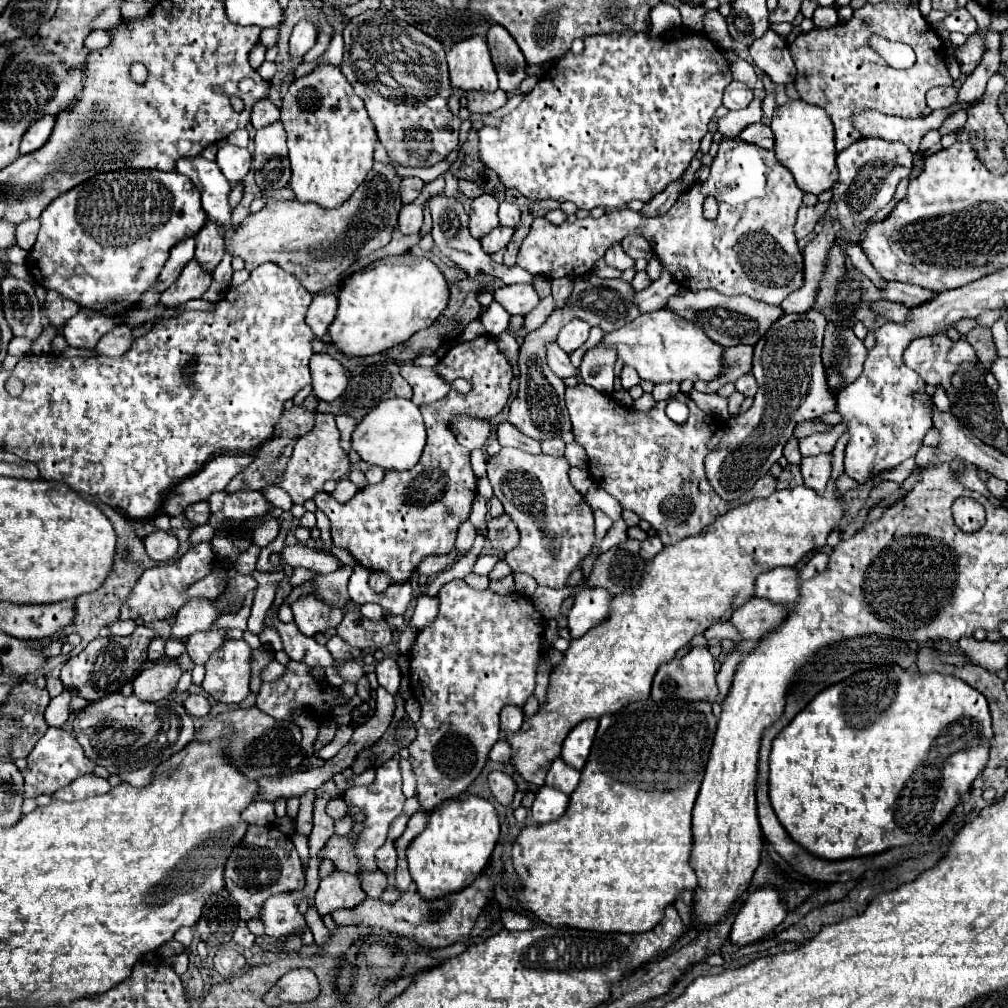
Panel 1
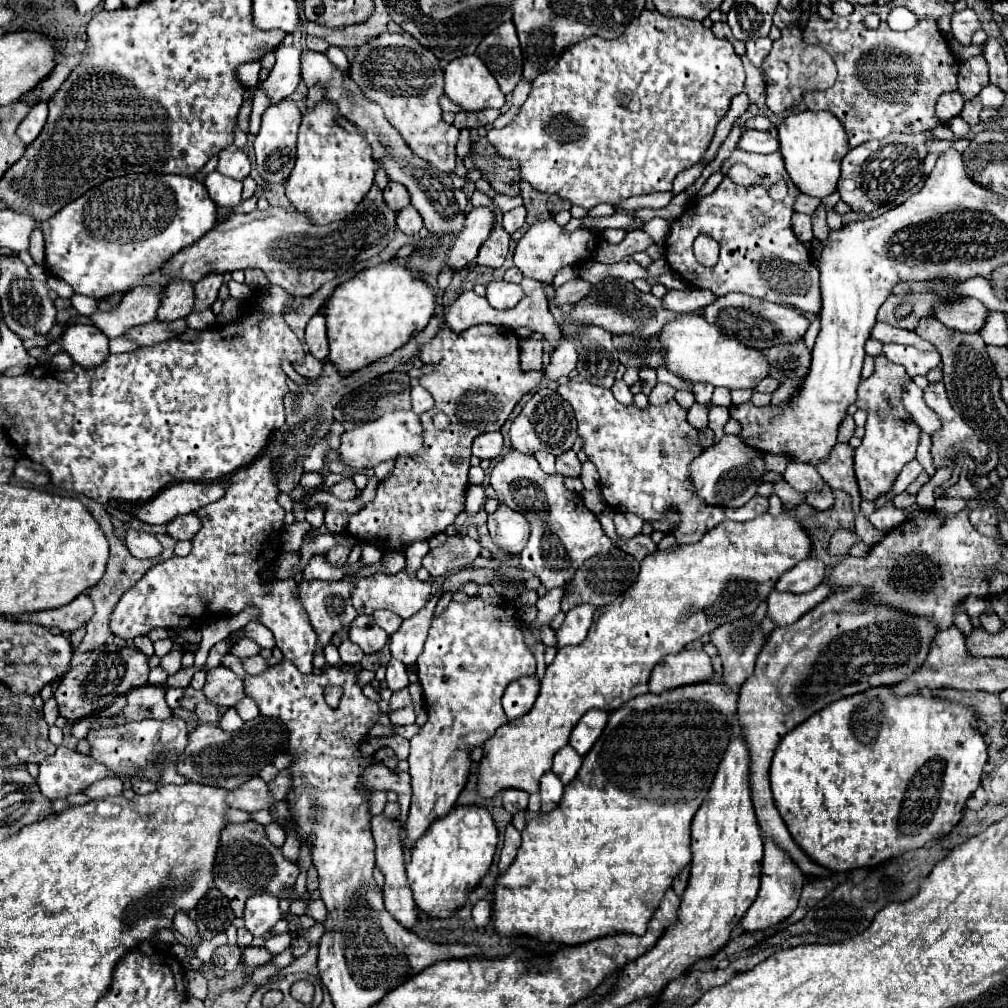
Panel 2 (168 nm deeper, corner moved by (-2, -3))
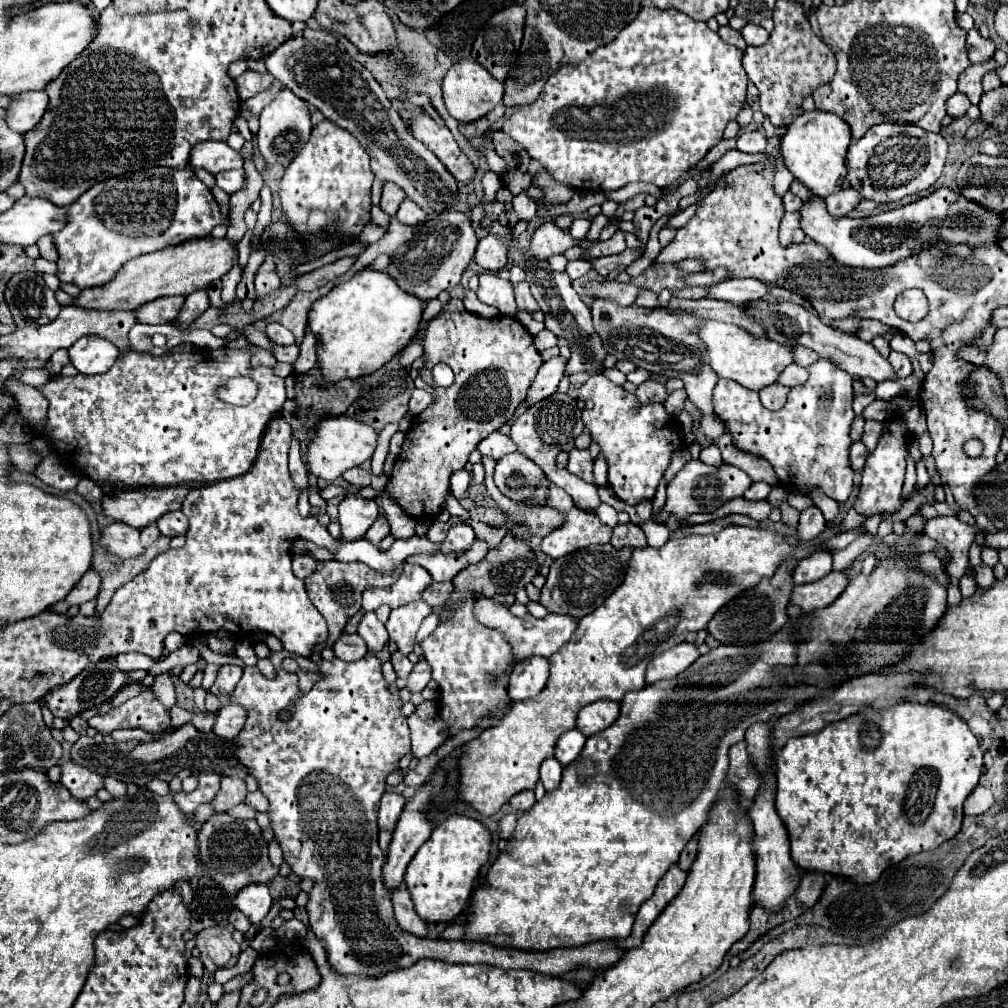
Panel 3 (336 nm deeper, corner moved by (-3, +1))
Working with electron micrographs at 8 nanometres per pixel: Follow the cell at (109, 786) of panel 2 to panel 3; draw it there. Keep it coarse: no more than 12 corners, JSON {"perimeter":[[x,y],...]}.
{"perimeter":[[114,776],[104,780],[106,788],[114,798],[126,794],[126,784]]}

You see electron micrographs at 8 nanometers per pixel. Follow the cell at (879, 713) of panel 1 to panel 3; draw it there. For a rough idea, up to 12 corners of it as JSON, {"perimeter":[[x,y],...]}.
{"perimeter":[[864,708],[776,754],[792,860],[876,882],[958,834],[952,710]]}

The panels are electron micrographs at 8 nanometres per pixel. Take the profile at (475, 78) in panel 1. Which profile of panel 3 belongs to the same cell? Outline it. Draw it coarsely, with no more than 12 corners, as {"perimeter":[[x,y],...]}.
{"perimeter":[[476,60],[446,72],[450,116],[472,122],[502,102],[504,86]]}

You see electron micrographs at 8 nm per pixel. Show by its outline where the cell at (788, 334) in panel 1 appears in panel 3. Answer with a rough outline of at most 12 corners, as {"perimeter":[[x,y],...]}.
{"perimeter":[[692,458],[668,482],[670,514],[716,512],[752,478],[736,466]]}

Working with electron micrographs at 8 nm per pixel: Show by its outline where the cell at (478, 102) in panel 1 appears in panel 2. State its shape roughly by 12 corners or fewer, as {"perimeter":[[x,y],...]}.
{"perimeter":[[493,108],[477,112],[457,112],[453,126],[479,128],[495,122],[501,112]]}

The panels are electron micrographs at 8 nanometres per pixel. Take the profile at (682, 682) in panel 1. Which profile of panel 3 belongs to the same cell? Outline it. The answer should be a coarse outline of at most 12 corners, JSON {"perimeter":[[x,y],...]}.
{"perimeter":[[690,642],[662,652],[648,664],[646,684],[678,676],[696,658]]}

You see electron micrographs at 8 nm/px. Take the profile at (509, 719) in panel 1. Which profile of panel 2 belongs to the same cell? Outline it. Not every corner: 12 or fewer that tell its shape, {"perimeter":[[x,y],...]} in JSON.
{"perimeter":[[537,676],[517,678],[503,694],[509,720],[531,710],[539,694]]}

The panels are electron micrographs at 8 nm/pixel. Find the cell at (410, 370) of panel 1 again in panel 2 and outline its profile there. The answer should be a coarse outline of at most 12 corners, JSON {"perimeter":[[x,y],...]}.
{"perimeter":[[423,386],[411,390],[411,410],[415,414],[433,408],[433,398]]}

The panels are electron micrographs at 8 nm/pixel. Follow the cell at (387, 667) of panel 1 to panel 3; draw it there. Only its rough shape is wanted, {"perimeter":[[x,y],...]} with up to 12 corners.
{"perimeter":[[394,652],[390,662],[398,678],[408,678],[414,664]]}

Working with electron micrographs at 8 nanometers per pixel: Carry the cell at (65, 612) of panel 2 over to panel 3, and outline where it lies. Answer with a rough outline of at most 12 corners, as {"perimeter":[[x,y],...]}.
{"perimeter":[[94,570],[72,588],[68,606],[82,606],[98,596],[100,578]]}

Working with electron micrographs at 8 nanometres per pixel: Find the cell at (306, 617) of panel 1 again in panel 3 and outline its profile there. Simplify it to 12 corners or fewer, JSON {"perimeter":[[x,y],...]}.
{"perimeter":[[326,560],[304,584],[328,624],[332,648],[348,618],[360,610],[362,592],[392,584],[362,562]]}

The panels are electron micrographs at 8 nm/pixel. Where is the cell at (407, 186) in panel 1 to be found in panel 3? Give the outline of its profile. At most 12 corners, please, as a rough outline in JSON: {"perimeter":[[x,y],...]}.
{"perimeter":[[392,182],[384,184],[380,208],[394,216],[406,194]]}

